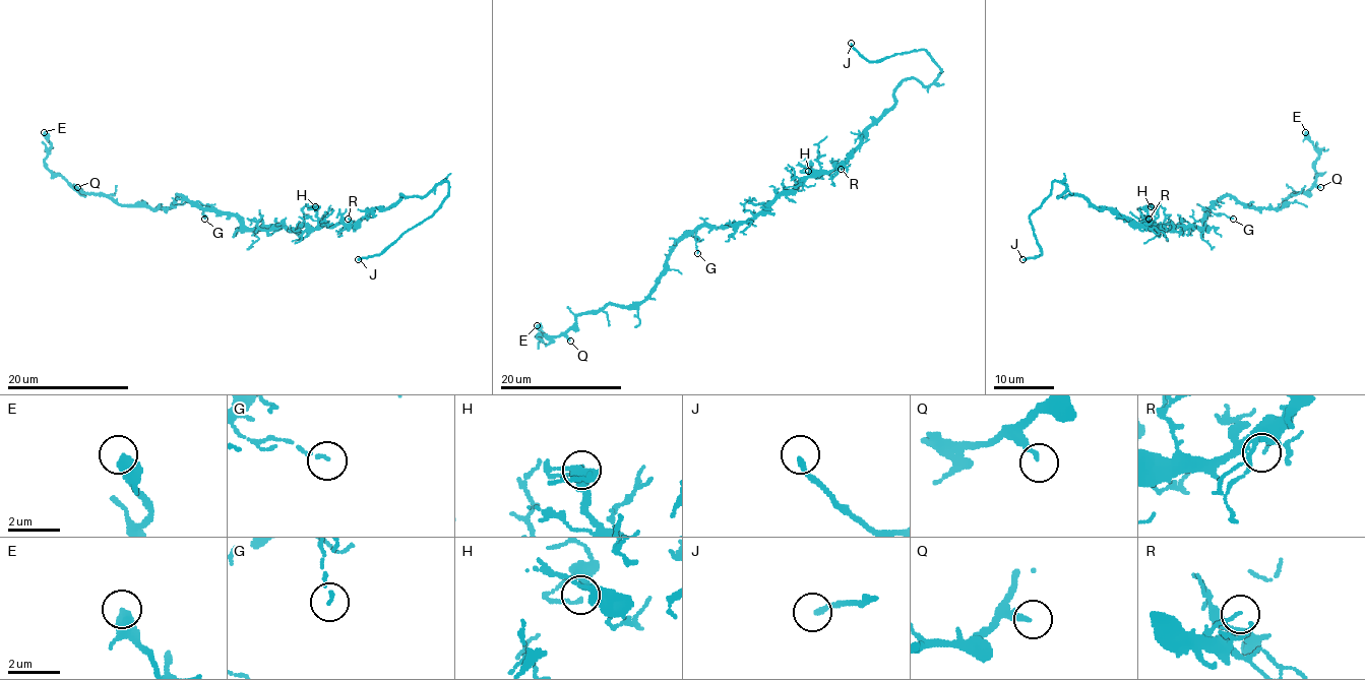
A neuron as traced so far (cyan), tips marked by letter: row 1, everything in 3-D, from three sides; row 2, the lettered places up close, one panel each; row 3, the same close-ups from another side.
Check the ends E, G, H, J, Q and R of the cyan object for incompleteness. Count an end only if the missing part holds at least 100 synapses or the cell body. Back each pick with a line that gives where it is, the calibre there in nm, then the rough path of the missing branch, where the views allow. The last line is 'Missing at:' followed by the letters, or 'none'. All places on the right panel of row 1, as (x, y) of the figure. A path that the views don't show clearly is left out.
J: (1022, 259) | 190 nm | (1022, 259), (1012, 265), (1004, 259)
Missing at: J

